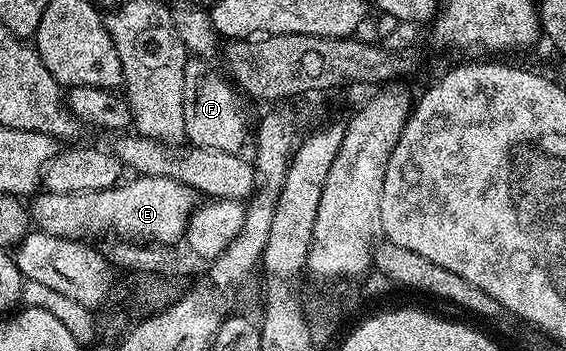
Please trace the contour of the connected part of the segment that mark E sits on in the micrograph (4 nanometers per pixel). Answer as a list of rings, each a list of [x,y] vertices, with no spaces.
[[[139,175],[128,179],[119,182],[116,187],[88,193],[52,193],[43,190],[35,194],[29,204],[33,226],[39,231],[52,233],[56,237],[79,241],[89,240],[89,235],[127,235],[130,238],[127,240],[145,241],[150,245],[166,245],[162,243],[174,243],[177,239],[179,242],[185,236],[186,226],[192,217],[194,208],[199,206],[199,191],[195,187],[189,187],[168,177]]]

